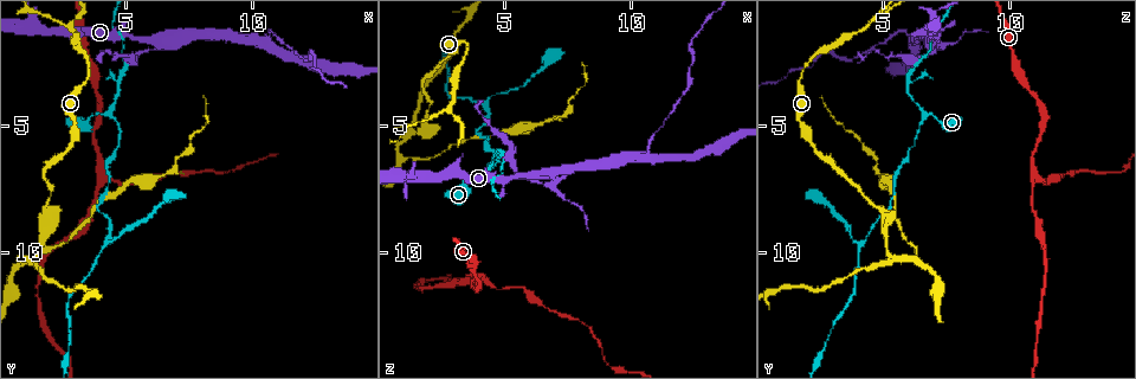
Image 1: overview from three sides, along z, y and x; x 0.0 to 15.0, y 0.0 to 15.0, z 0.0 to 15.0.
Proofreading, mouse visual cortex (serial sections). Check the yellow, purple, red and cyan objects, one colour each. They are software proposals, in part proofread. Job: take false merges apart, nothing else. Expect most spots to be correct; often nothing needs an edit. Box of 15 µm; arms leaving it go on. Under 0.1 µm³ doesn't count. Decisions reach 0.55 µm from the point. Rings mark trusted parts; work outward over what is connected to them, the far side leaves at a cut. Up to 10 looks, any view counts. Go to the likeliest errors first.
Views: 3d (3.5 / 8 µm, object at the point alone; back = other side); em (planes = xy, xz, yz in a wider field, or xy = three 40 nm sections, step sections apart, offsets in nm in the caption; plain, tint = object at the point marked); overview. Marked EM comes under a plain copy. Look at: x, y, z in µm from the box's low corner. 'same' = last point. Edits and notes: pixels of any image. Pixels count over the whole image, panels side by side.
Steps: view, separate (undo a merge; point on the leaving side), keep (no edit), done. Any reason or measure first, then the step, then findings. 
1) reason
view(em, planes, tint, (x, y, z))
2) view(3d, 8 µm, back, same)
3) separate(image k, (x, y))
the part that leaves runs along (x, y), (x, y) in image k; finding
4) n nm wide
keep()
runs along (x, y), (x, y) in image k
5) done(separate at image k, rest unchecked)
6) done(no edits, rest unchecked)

view(3d, 8 µm, (4.3, 4.6, 6.7))

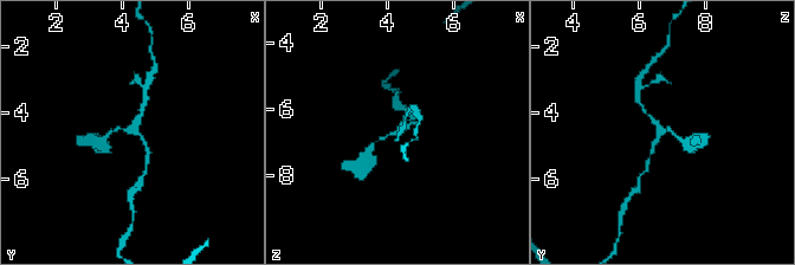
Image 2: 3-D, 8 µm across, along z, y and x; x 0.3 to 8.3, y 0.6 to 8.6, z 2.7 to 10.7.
view(3d, 3.5 µm, (4.4, 4.5, 6.6))

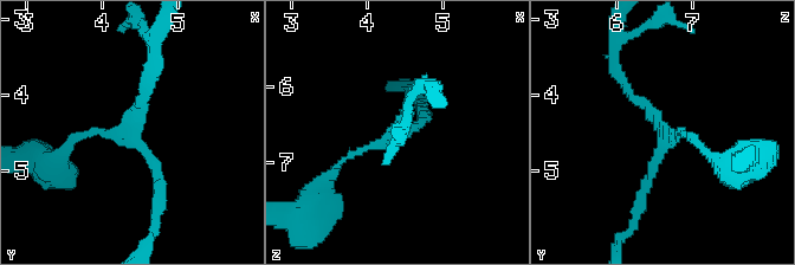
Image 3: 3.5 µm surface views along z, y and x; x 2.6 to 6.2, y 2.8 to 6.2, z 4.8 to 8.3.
keep()
runs along (335, 170), (349, 155), (414, 128), (421, 112) in image 3; continuous, no second cell

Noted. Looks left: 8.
calibre changes
view(3d, 3.5 µm, (1.3, 10.3, 5.2))

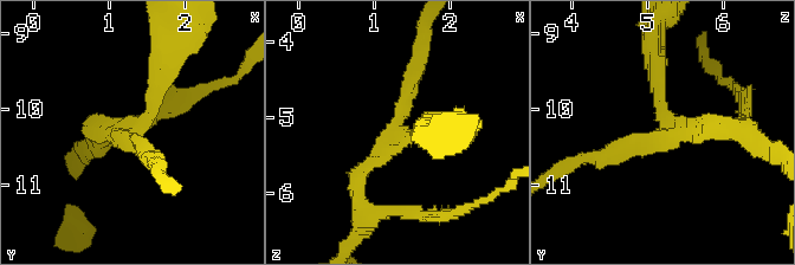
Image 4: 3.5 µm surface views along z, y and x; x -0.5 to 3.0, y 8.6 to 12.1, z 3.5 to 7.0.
3 arms; arms of 200, 200, 200 nm
view(em, planes, tint, (1.25, 10.35, 5.25))

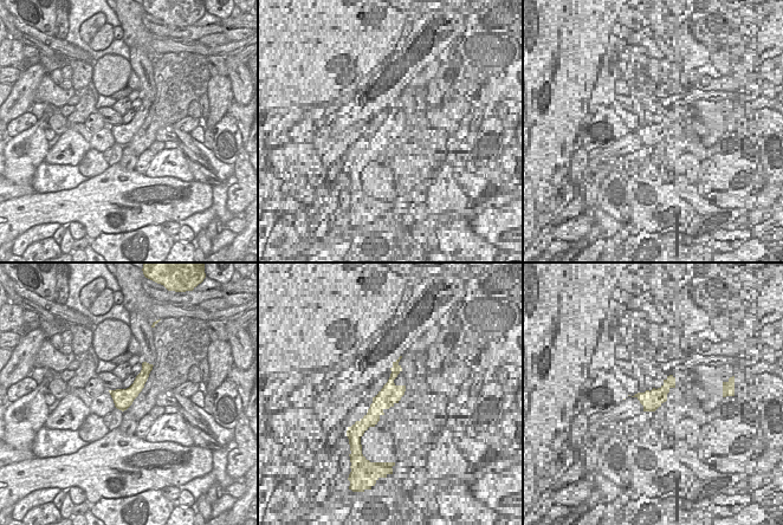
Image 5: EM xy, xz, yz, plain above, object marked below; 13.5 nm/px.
keep()
runs along (427, 128), (380, 146), (359, 200) in image 4; one cell here

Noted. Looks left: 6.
sharp bend
view(3d, 8 µm, (10.5, 1.6, 6.3))

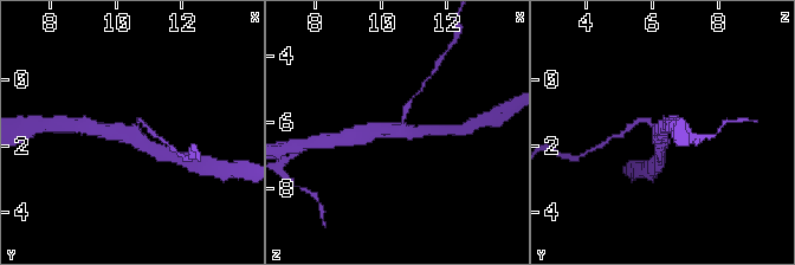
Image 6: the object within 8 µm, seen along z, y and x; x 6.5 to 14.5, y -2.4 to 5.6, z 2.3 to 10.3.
3 arms; arms of 200, 300, 450 nm; now the EM
view(em, planes, tint, (10.6, 1.6, 6.3))

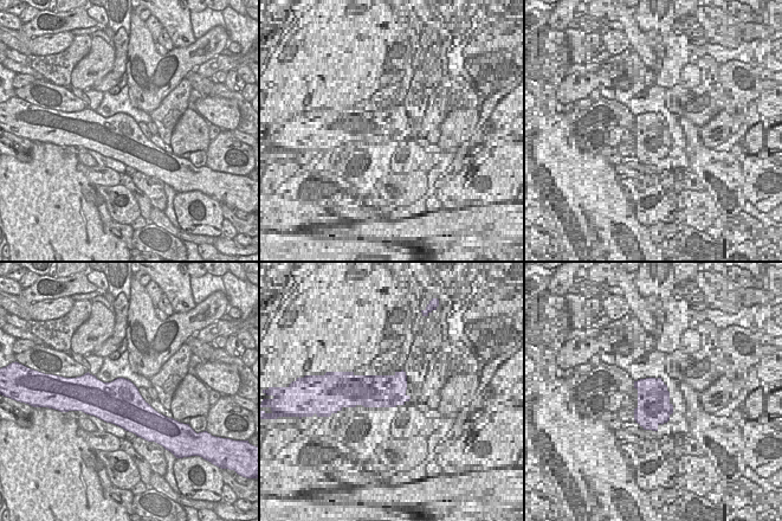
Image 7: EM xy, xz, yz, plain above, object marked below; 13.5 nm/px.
keep()
runs along (98, 129), (131, 134), (162, 153) in image 6; one cell here

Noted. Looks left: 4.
abrupt turn
view(3d, 3.5 µm, (12.2, 2.1, 2.7))

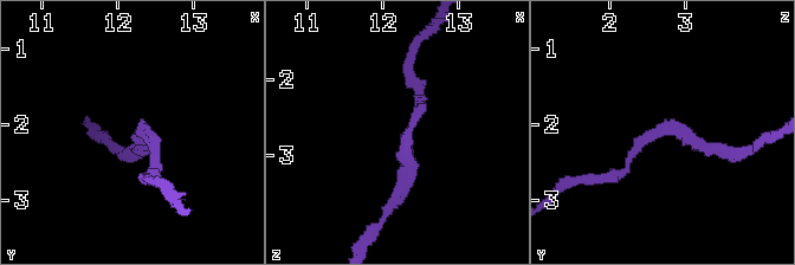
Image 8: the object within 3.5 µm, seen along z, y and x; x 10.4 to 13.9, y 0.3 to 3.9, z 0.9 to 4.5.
arms of 100, 150 nm
view(em, xy, step 5, tint, (12.30, 2.10, 2.70))

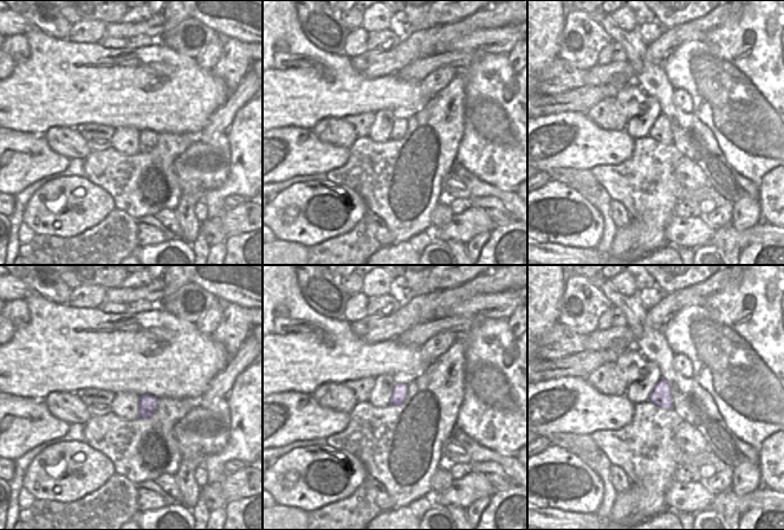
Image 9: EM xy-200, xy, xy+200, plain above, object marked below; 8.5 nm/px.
120 nm wide
keep()
runs along (729, 153), (669, 128), (611, 175) in image 8; one cell here

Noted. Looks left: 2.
done(no edits, rest unchecked)

